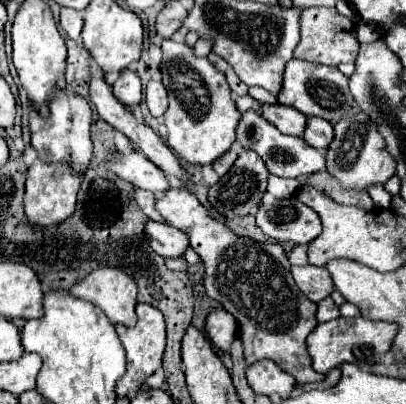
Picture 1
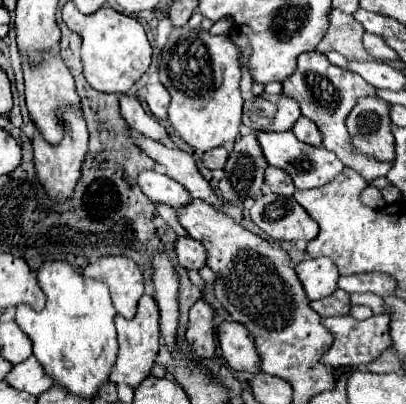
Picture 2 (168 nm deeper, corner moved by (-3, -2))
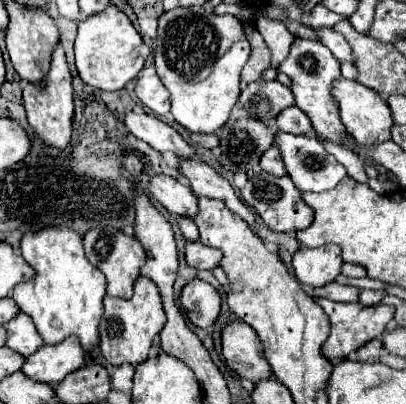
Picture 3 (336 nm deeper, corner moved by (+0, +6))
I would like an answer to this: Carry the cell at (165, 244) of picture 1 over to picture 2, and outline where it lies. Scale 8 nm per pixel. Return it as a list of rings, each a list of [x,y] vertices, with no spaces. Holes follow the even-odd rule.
[[[178,238],[176,258],[186,270],[200,270],[206,266],[206,248],[194,238]]]

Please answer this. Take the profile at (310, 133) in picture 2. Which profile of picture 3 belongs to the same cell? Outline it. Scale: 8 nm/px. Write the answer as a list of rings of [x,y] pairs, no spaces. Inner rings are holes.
[[[297,106],[285,108],[277,116],[277,126],[279,126],[279,130],[283,130],[287,134],[309,134],[309,132],[313,132],[309,116],[303,110],[299,110]]]

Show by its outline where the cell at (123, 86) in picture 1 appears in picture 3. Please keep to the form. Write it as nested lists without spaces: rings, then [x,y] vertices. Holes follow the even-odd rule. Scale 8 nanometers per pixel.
[[[139,110],[127,112],[125,126],[129,128],[133,136],[147,142],[149,146],[153,146],[159,152],[173,152],[175,156],[183,156],[183,158],[193,156],[195,152],[193,146],[189,146],[175,128],[167,126],[167,122],[147,112],[139,112]]]

